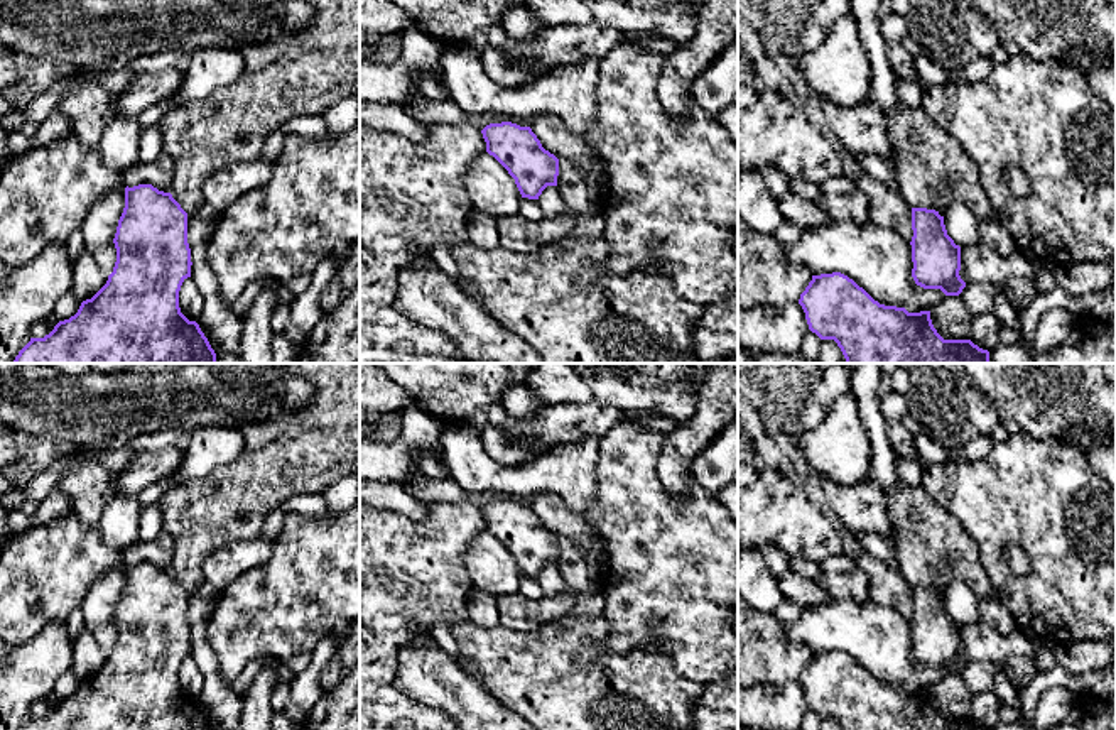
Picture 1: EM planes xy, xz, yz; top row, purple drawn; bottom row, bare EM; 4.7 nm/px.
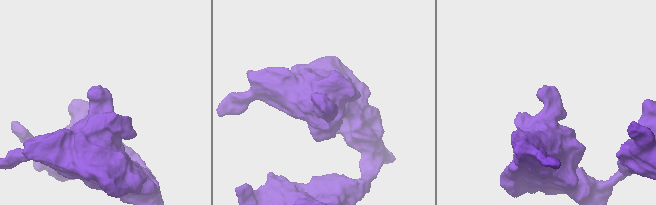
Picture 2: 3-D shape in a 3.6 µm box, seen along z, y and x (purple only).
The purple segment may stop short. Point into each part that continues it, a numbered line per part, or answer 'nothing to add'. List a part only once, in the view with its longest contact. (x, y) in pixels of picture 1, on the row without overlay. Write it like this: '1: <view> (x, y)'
nothing to add

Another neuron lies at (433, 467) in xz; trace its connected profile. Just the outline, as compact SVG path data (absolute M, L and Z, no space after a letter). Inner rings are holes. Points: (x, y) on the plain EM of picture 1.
M422 453L419 458L419 471L436 480L449 477L447 465L444 461L444 455L437 458L429 453Z

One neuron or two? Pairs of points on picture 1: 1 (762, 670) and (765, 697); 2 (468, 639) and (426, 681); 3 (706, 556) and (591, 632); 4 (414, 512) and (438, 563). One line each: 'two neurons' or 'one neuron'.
1: two neurons
2: two neurons
3: two neurons
4: two neurons

